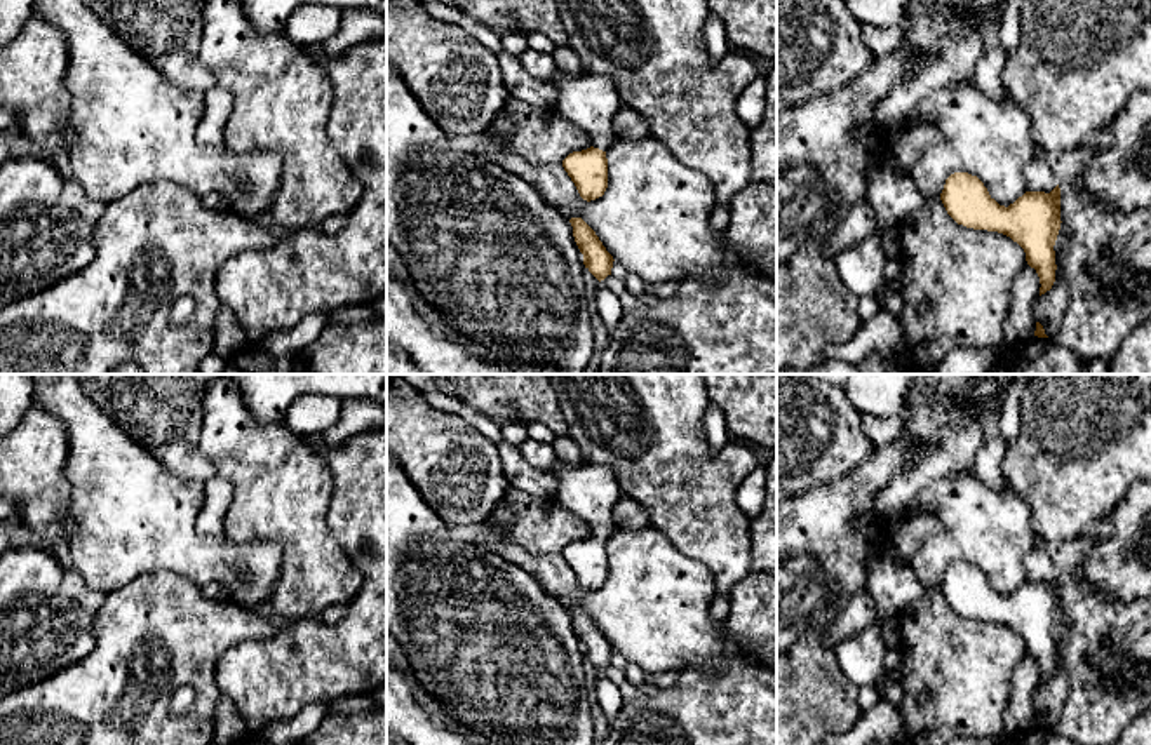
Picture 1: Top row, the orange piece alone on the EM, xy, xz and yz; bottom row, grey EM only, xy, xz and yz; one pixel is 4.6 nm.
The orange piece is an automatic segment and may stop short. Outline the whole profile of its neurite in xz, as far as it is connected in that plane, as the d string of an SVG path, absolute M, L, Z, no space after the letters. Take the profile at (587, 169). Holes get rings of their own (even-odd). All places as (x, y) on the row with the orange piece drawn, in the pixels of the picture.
M555 73L557 111L585 129L592 146L573 151L562 160L562 167L587 202L604 195L608 188L606 150L616 139L611 120L622 106L618 91L608 77L583 73L566 77Z

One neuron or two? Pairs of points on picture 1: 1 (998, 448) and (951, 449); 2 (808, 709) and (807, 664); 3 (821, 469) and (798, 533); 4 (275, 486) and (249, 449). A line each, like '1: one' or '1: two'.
1: two
2: one
3: two
4: one

